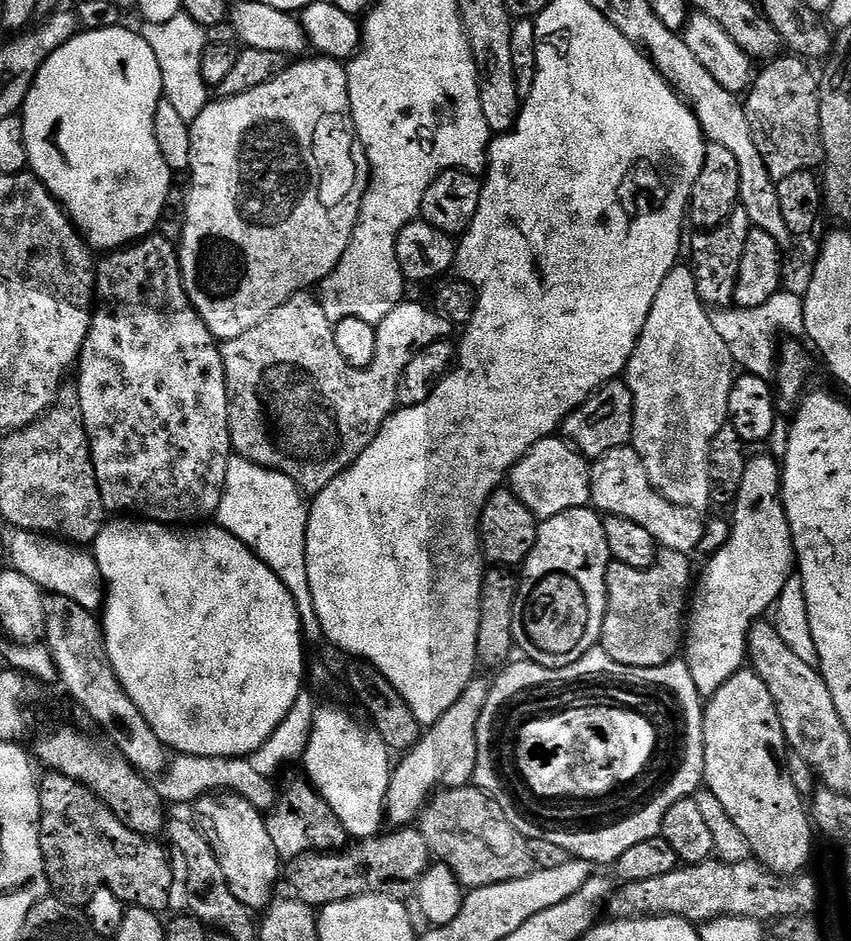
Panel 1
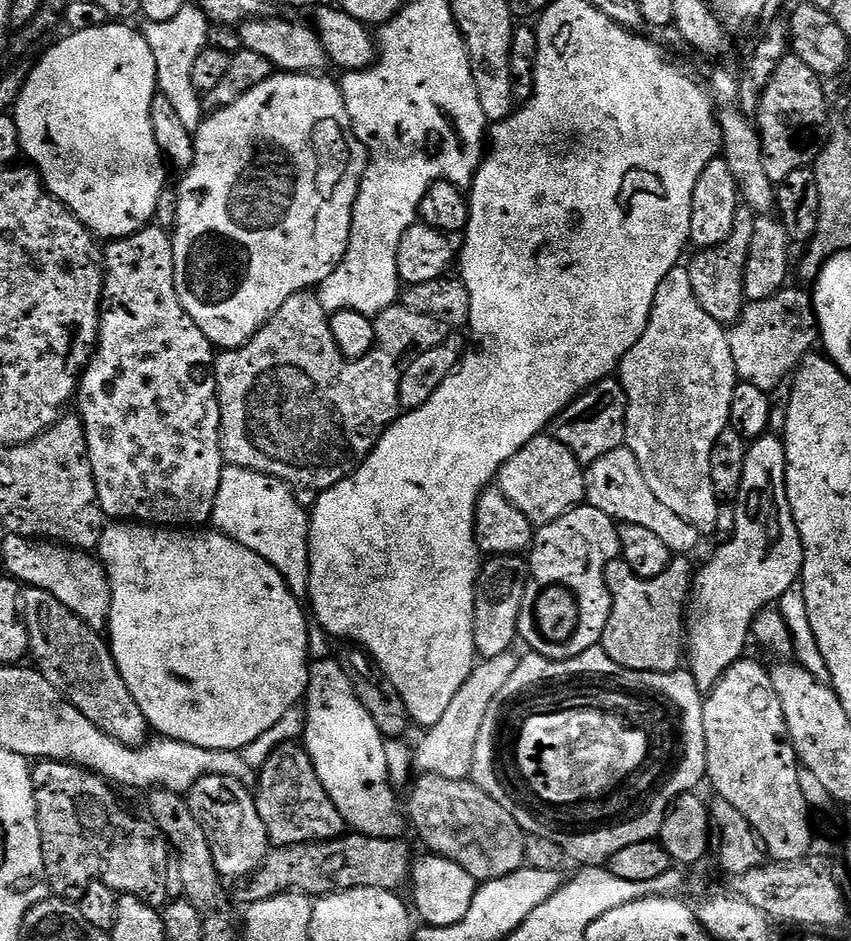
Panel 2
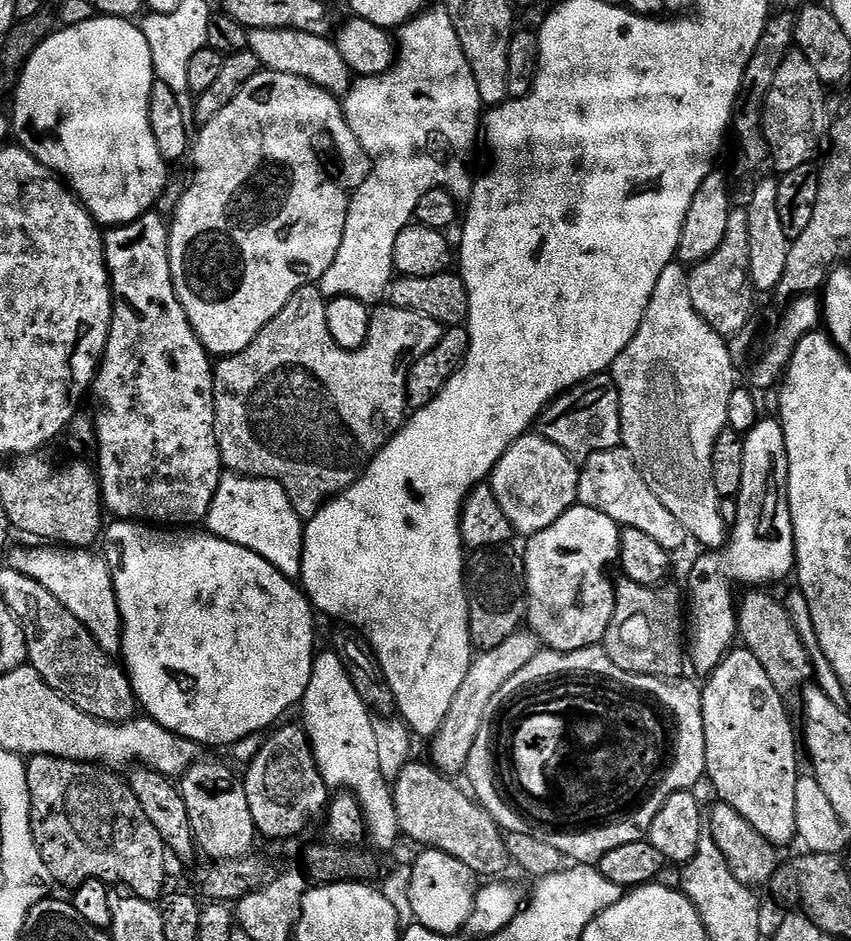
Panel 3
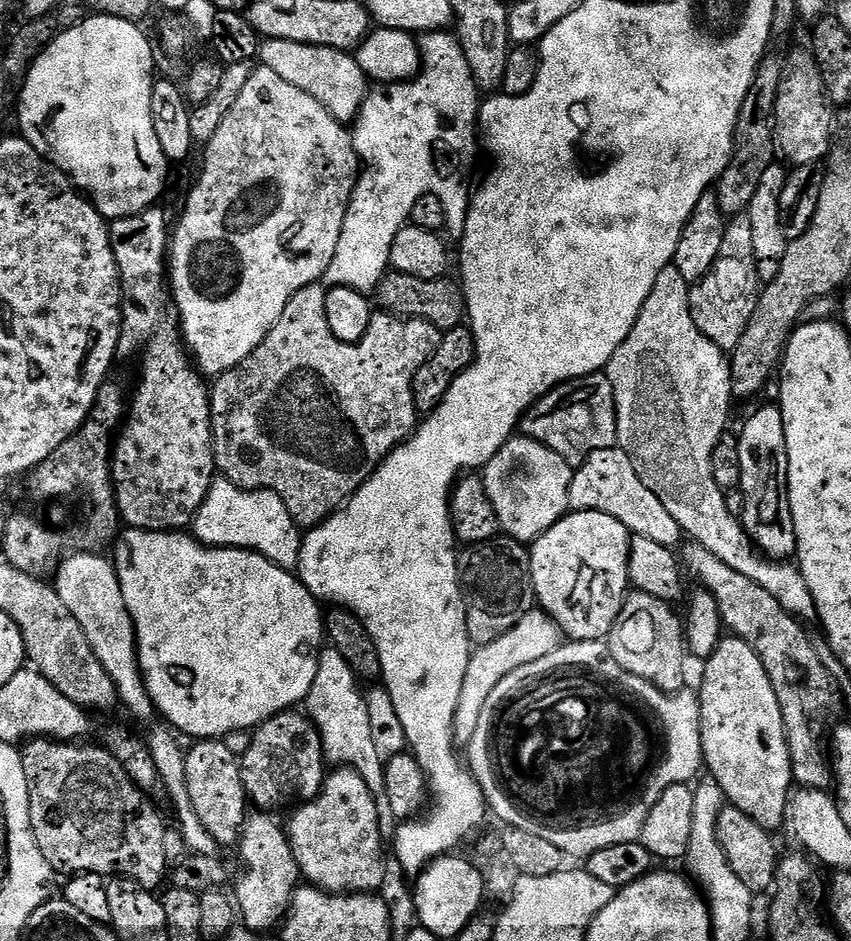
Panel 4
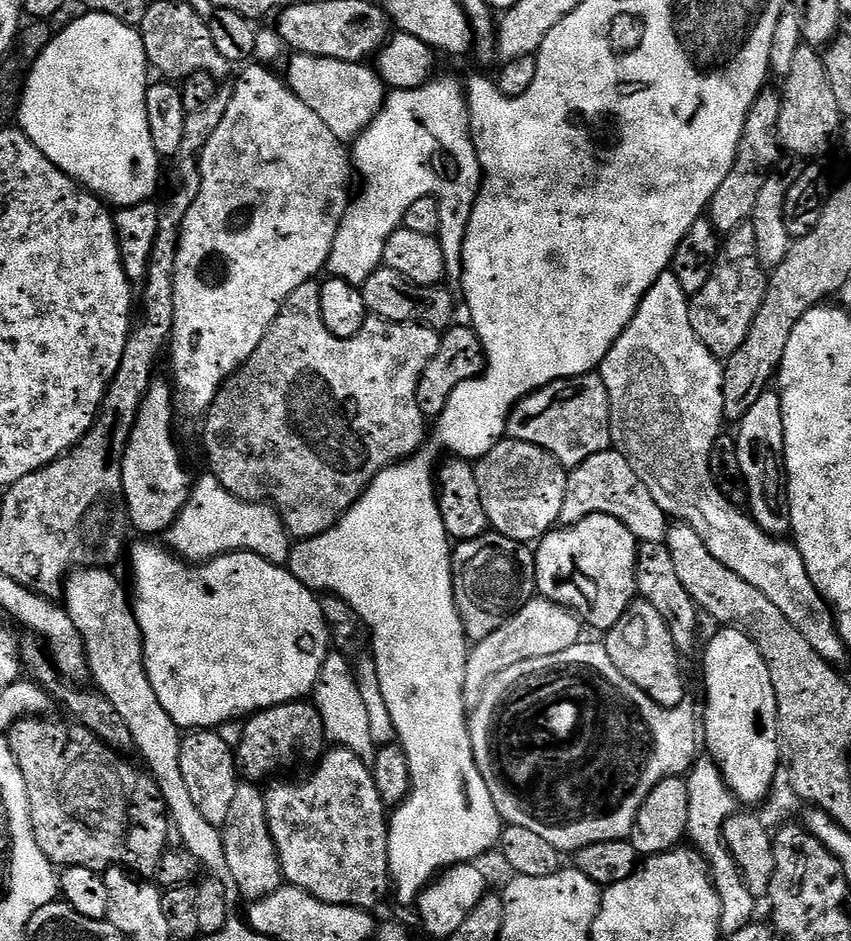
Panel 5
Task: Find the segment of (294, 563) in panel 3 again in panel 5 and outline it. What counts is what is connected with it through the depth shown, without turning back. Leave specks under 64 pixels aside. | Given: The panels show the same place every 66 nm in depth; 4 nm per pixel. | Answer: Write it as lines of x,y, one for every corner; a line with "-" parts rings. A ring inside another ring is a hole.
211,474
199,477
192,497
166,533
166,544
189,562
212,560
228,552
253,552
271,564
287,565
292,559
293,537
271,503
251,504
230,494

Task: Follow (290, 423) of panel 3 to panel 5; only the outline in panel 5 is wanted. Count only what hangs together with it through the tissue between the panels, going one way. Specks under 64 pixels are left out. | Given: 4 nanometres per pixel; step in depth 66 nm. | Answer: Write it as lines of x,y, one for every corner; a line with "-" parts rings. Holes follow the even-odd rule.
308,280
286,302
280,306
280,313
274,318
274,322
268,328
268,333
262,338
262,342
250,354
250,358
241,364
233,376
218,390
214,402
208,407
204,424
204,448
208,451
208,464
211,475
218,478
218,482
230,494
238,498
248,500
251,504
263,504
271,502
280,517
284,519
284,525
289,533
297,541
308,540
311,536
322,534
330,530
344,517
354,506
354,502
360,500
364,489
371,484
372,479
382,470
386,470
391,464
398,464
401,460
409,459
421,451
424,444
424,424
426,418
422,410
418,410
418,382
422,378
422,370
438,354
441,333
434,328
427,328
424,324
395,324
389,320
370,318
364,323
364,328
354,338
343,340
330,330
326,330
326,322
322,322
320,313
320,284
316,280

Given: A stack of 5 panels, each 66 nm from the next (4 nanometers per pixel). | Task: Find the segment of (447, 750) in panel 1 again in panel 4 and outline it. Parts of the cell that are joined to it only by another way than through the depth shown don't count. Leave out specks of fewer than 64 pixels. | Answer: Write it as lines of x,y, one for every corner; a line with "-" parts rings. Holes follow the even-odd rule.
542,610
527,612
516,625
506,630
506,634
502,634
502,638
494,638
494,642
479,645
466,666
466,678
462,678
462,694
458,694
456,744
467,746
471,742
481,721
482,710
487,708
490,694
498,682
502,682
519,667
542,659
546,654
553,654
561,645
560,627

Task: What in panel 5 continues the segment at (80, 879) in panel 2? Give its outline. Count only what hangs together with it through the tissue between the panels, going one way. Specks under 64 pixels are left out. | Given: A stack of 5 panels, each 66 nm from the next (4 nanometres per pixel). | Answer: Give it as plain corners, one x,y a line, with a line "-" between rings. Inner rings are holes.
29,718
21,720
9,728
6,735
8,745
22,770
22,778
26,778
26,794
30,802
30,822
34,830
34,838
46,854
46,858
53,866
63,866
64,868
73,868
74,866
86,866
97,870
107,870
109,868
121,867
127,868
133,874
152,874
155,873
156,867
160,865
160,859
164,857
166,849
169,847
168,832
170,834
170,819
168,808
160,794
156,779
149,774
143,767
135,768
128,760
123,760
121,753
112,748
104,741
99,740
95,734
88,728
81,728
79,723
64,720
52,720
53,718

